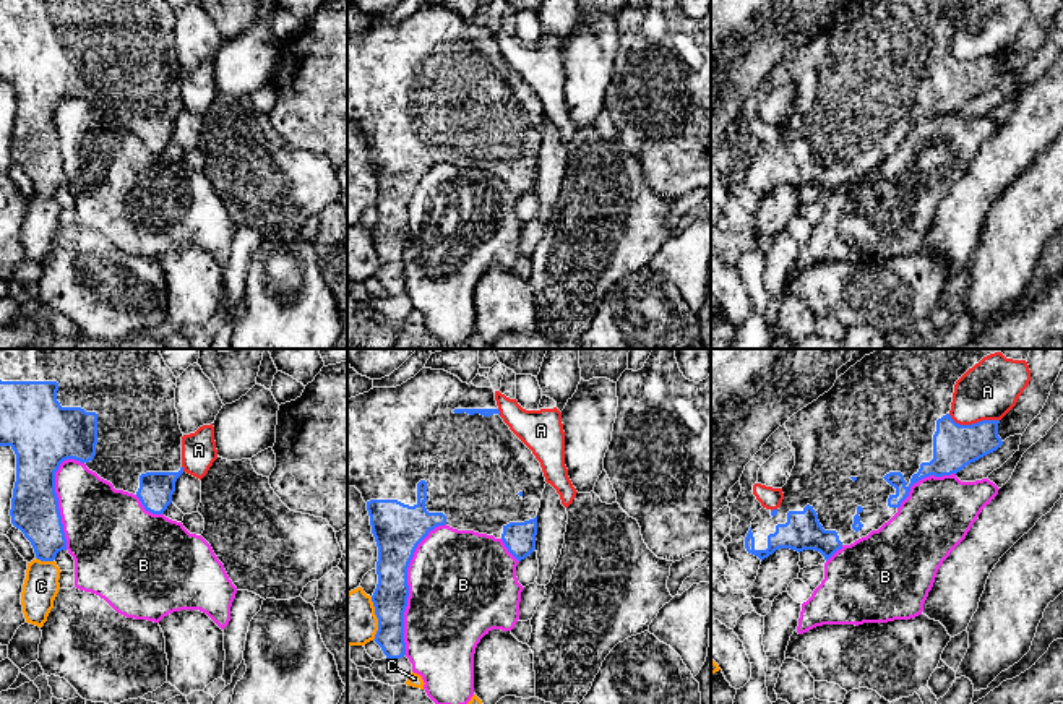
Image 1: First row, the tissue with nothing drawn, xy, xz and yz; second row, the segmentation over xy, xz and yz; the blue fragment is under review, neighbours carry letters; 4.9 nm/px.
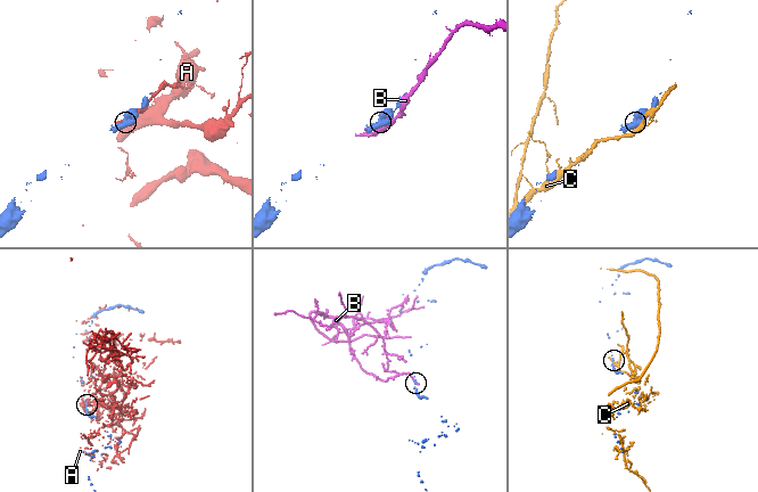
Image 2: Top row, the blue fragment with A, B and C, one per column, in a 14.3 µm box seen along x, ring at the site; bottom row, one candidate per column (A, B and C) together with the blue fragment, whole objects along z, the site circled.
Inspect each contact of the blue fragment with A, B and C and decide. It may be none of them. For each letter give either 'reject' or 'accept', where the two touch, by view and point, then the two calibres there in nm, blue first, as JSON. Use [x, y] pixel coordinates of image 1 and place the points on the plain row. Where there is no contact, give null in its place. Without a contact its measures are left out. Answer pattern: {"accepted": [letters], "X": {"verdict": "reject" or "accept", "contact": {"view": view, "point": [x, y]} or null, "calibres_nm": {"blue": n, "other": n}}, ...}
{"accepted": [], "A": {"verdict": "reject", "contact": {"view": "yz", "point": [974, 60]}, "calibres_nm": {"blue": 220, "other": 280}}, "B": {"verdict": "reject", "contact": {"view": "xz", "point": [408, 223]}, "calibres_nm": {"blue": 220, "other": 500}}, "C": {"verdict": "reject", "contact": {"view": "xz", "point": [377, 253]}, "calibres_nm": {"blue": 180, "other": 260}}}

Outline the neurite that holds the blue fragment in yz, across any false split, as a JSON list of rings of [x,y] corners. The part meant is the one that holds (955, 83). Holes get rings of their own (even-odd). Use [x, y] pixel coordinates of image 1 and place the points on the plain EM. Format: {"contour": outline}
{"contour": [[[855,0],[816,37],[794,50],[787,58],[795,102],[782,123],[784,136],[777,146],[761,144],[745,174],[748,190],[761,198],[779,185],[815,187],[828,198],[844,182],[878,167],[909,133],[910,123],[935,112],[951,112],[970,99],[996,88],[1000,57],[959,62],[951,52],[956,18],[975,0]]]}

